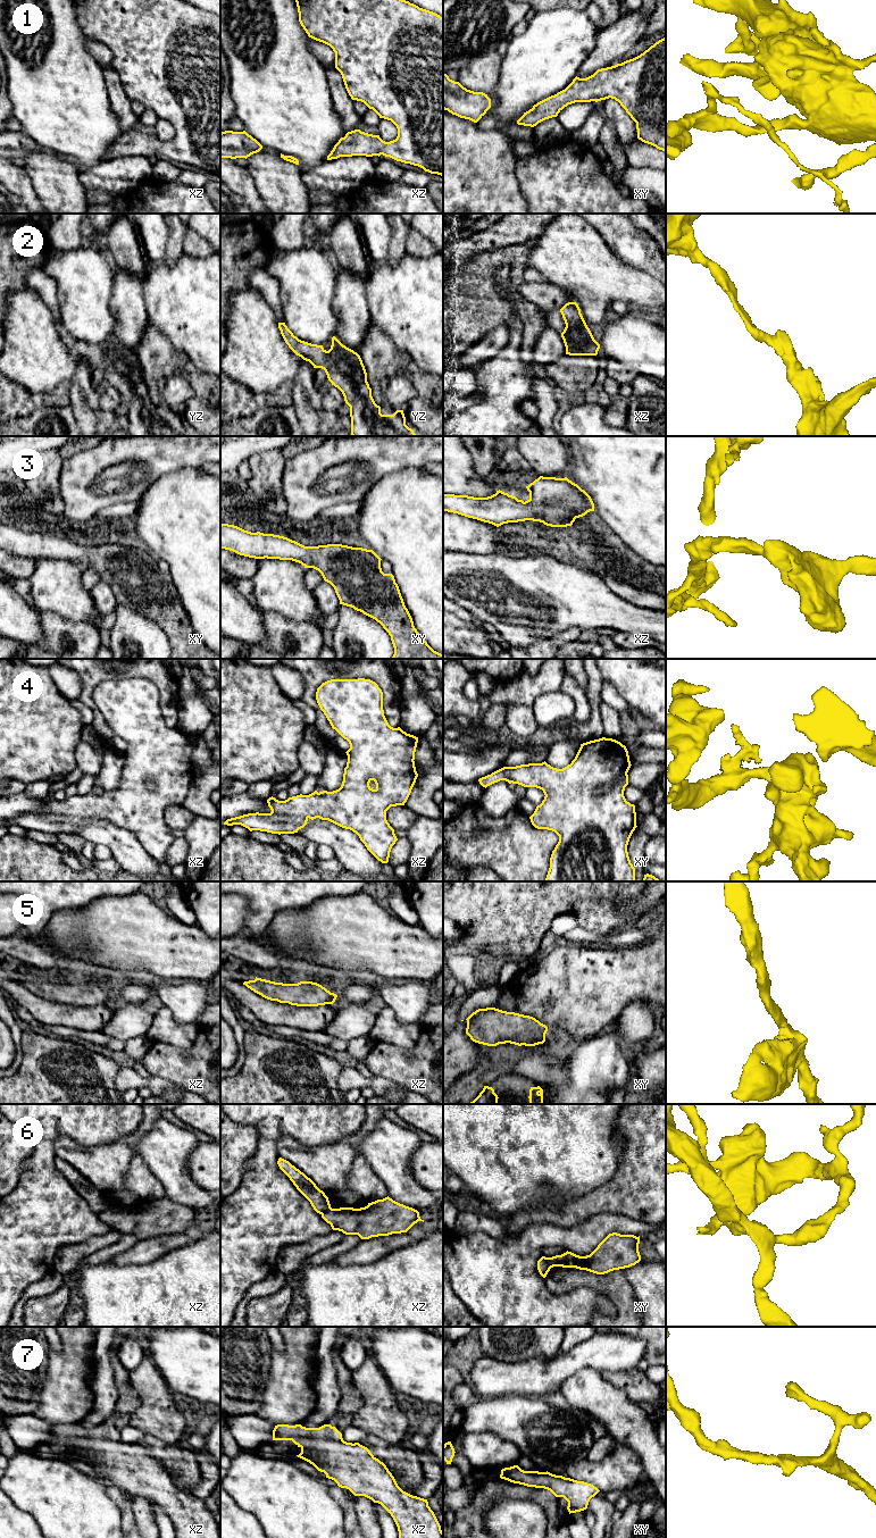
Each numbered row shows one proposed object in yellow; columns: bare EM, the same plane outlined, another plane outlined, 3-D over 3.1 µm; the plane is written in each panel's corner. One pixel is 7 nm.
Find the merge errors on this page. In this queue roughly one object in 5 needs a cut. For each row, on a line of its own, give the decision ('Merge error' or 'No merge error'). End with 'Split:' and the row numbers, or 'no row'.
1: No merge error
2: No merge error
3: No merge error
4: No merge error
5: No merge error
6: Merge error
7: No merge error
Split: 6

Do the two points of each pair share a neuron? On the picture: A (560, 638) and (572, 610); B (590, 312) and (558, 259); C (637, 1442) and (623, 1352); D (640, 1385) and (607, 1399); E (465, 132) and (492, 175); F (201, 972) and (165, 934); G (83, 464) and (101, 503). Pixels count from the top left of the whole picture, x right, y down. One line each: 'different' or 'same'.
A: different
B: same
C: different
D: different
E: same
F: same
G: same

